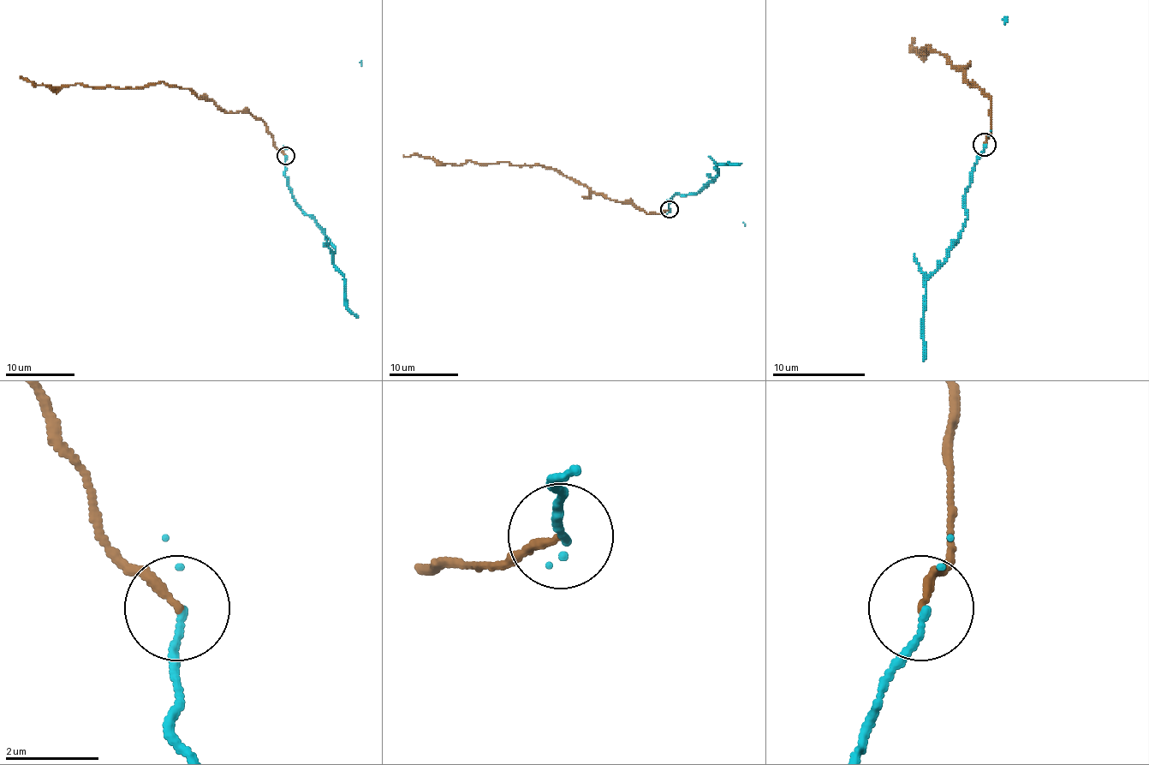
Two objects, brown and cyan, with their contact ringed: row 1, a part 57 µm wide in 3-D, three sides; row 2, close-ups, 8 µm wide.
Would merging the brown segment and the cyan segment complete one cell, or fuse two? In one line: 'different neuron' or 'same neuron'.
different neuron

